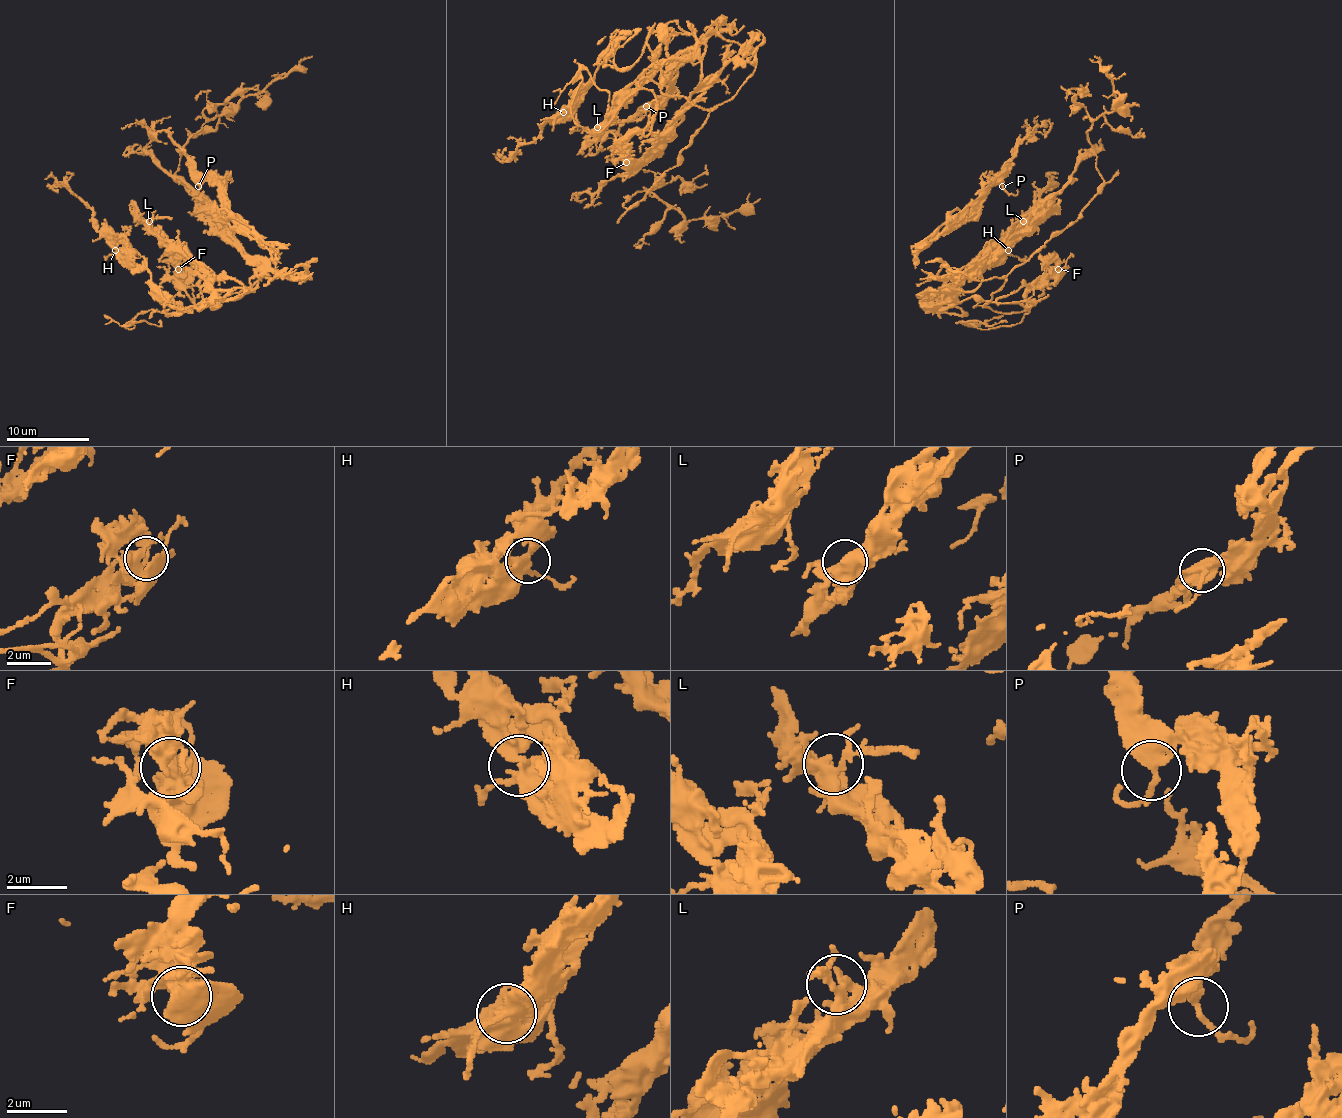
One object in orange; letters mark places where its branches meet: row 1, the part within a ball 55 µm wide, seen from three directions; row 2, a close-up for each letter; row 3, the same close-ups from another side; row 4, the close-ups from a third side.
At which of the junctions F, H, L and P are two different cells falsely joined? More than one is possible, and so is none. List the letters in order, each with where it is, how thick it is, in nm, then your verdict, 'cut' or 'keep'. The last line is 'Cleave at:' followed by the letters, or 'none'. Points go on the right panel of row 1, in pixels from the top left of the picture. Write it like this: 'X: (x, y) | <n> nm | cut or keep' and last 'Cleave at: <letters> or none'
F: (1058, 269) | 260 nm | keep
H: (1008, 250) | 400 nm | keep
L: (1023, 221) | 360 nm | keep
P: (1002, 186) | 400 nm | keep
Cleave at: none

